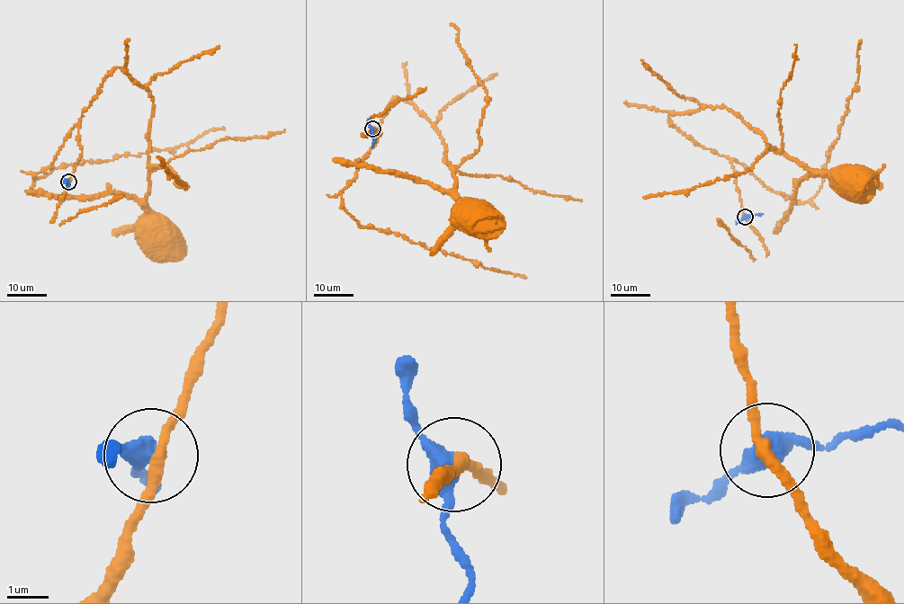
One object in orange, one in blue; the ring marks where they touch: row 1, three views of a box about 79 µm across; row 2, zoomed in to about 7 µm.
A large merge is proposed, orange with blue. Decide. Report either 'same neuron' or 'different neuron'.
different neuron

